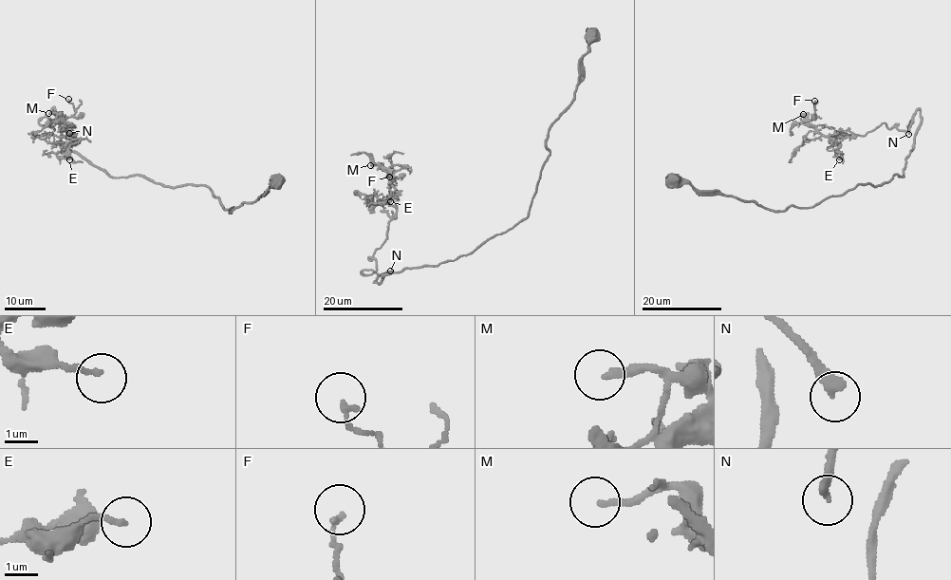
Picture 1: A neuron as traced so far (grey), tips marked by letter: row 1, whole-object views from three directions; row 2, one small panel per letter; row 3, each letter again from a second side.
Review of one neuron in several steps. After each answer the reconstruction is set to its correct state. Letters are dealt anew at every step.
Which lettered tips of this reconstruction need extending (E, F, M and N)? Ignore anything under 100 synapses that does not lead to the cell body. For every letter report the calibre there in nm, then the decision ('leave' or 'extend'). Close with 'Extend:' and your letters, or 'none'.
E: calibre 150 nm; leave
F: calibre 160 nm; leave
M: calibre 190 nm; leave
N: calibre 280 nm; extend
Extend: N

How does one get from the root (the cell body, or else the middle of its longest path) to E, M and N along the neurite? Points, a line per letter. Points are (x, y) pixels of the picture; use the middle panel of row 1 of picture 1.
E: (591, 36), (526, 218), (465, 255), (377, 283), (361, 271), (377, 269), (397, 191), (379, 202), (390, 201)
M: (591, 36), (529, 215), (472, 252), (364, 275), (397, 210), (389, 172), (370, 165)
N: (591, 36), (574, 99), (549, 130), (550, 156), (529, 215), (465, 255), (375, 282), (390, 271)

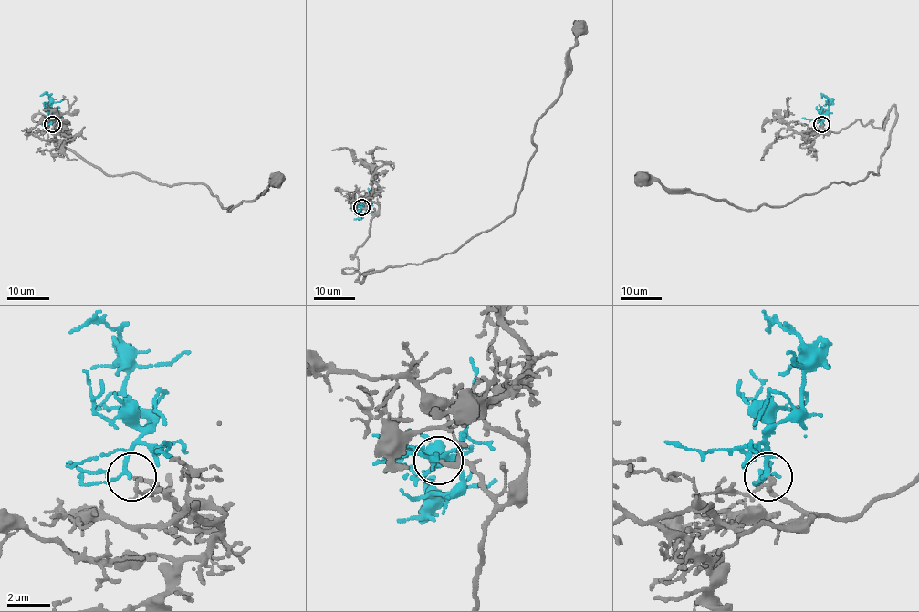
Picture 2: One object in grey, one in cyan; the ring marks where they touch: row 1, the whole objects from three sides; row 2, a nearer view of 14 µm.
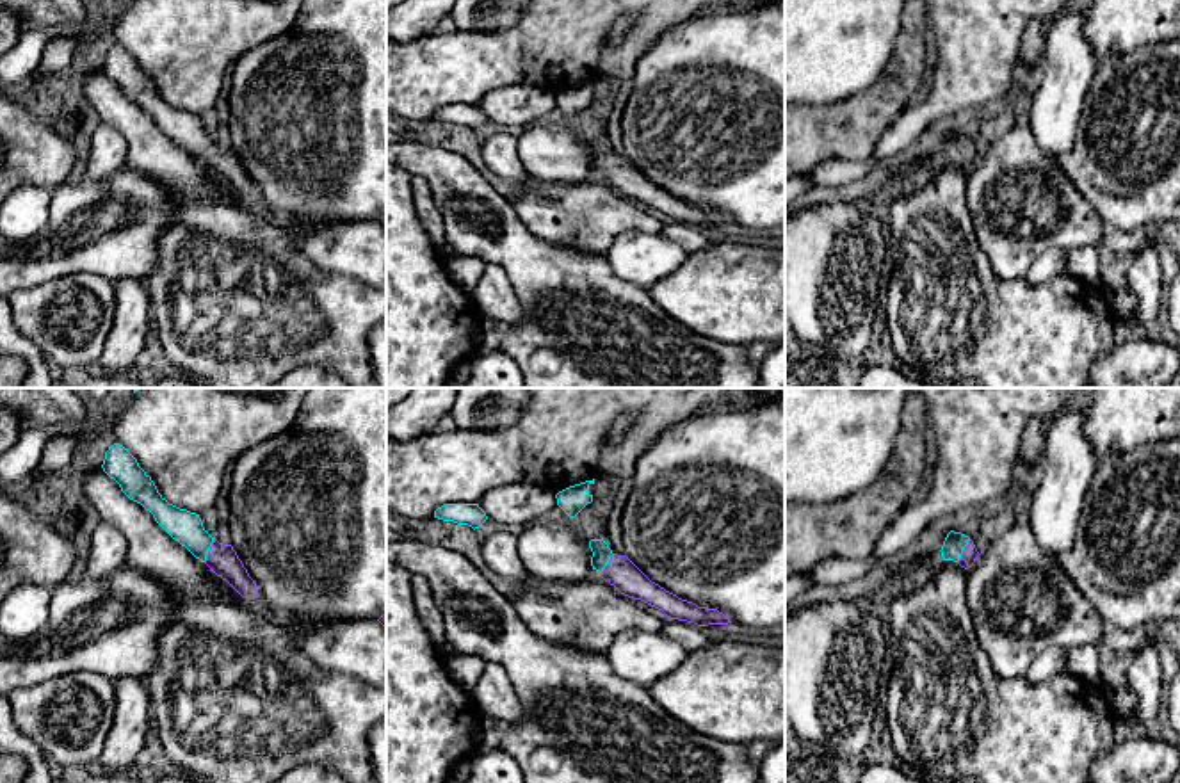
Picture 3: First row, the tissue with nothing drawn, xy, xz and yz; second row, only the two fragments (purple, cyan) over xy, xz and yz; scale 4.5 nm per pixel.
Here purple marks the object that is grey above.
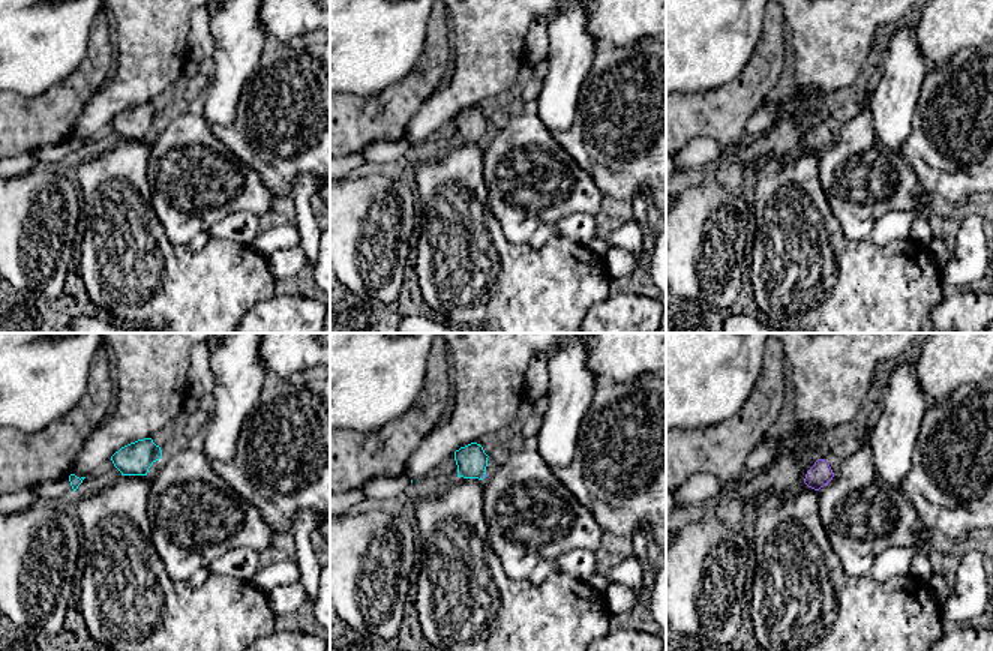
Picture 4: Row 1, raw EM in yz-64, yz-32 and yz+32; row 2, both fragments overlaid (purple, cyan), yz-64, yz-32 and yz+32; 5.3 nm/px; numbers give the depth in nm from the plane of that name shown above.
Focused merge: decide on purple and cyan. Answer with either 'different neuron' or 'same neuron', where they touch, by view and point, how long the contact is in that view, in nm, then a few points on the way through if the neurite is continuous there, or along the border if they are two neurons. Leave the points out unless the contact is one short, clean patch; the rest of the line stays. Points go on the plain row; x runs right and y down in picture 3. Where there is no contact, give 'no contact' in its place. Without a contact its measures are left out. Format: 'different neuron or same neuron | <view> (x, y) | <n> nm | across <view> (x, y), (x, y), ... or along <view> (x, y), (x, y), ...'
same neuron | xy (209, 152) | 120 nm | across xy (221, 161), (209, 152), (185, 129)

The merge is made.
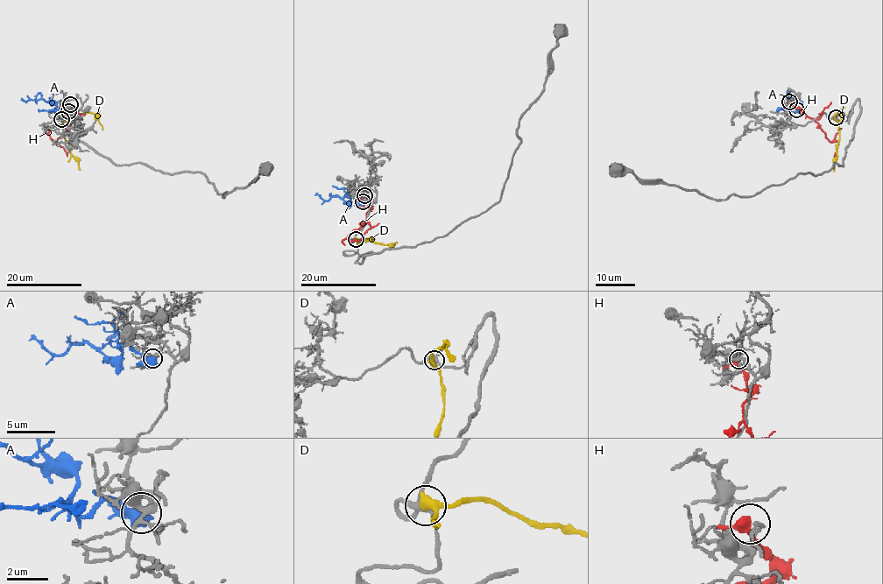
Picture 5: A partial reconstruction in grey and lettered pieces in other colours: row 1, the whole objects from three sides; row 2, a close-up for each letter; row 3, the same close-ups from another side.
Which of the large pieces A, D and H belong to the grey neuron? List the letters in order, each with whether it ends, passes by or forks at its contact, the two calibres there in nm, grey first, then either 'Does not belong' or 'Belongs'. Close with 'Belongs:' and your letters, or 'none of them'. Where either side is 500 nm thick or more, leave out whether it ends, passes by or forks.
A: Thickness 160 nm (grey) against 550 nm. Belongs
D: It passes by. Thickness 190 nm (grey) against 400 nm. Does not belong
H: It passes by. Thickness 120 nm (grey) against 400 nm. Does not belong
Belongs: A

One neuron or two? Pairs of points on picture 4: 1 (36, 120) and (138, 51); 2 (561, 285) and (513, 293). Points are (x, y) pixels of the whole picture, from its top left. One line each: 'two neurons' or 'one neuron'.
1: two neurons
2: one neuron

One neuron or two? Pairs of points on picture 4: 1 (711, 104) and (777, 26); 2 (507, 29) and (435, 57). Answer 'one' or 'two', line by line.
1: one
2: two

